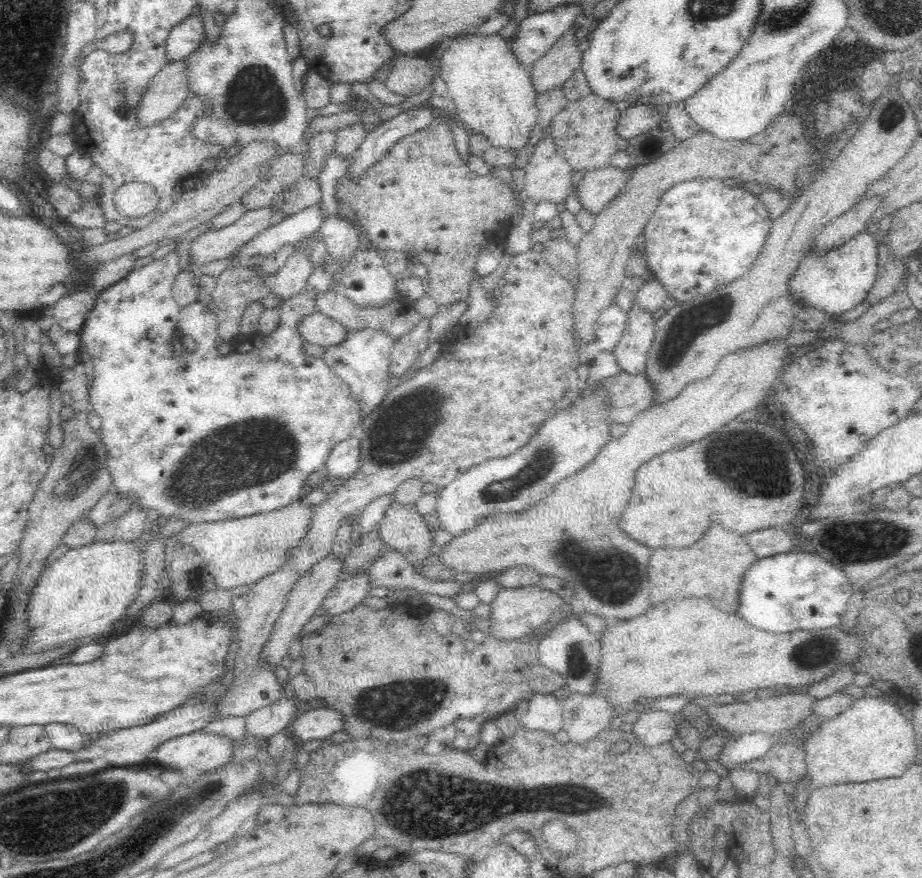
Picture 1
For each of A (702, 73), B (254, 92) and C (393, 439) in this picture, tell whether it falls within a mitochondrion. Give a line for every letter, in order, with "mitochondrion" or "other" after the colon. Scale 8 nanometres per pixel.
A: other
B: mitochondrion
C: mitochondrion

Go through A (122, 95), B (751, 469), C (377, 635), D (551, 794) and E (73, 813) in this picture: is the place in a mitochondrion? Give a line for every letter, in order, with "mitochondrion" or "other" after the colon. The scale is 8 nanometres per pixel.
A: mitochondrion
B: mitochondrion
C: other
D: other
E: mitochondrion

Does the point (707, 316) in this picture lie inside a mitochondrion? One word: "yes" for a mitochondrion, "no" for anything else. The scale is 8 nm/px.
yes

